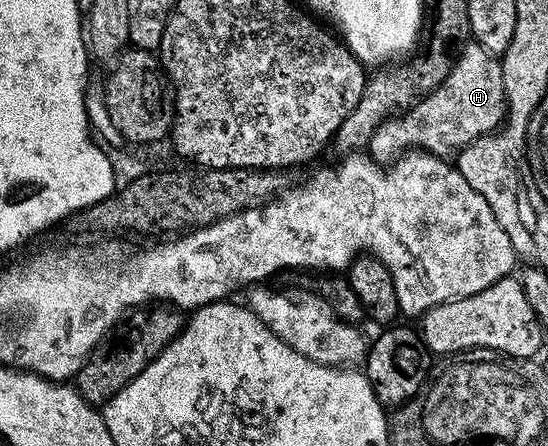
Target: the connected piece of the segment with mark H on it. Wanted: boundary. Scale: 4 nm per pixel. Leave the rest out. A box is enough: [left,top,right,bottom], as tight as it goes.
[369,41,507,165]

